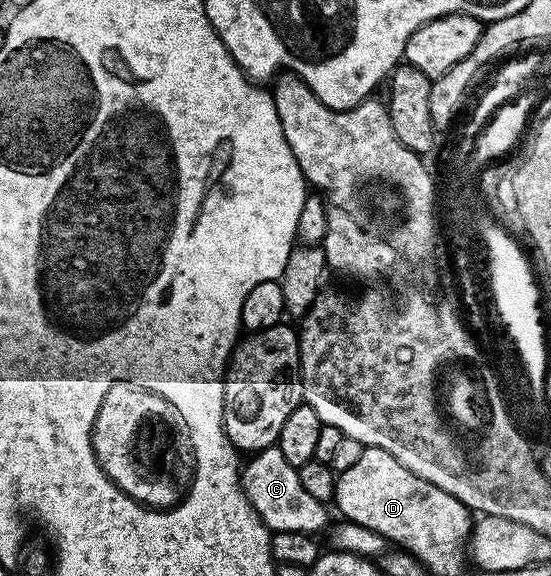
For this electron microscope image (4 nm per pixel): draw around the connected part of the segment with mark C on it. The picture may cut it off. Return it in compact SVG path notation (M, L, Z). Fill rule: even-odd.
M275 446L264 448L262 452L252 453L246 460L249 461L246 464L244 461L241 468L241 489L247 502L251 502L255 514L259 514L259 518L267 525L270 533L295 530L318 534L317 532L326 531L330 523L330 509L326 505L315 502L315 498L311 498L311 494L303 490L299 482L298 468L291 466L291 462L283 458L283 450Z

